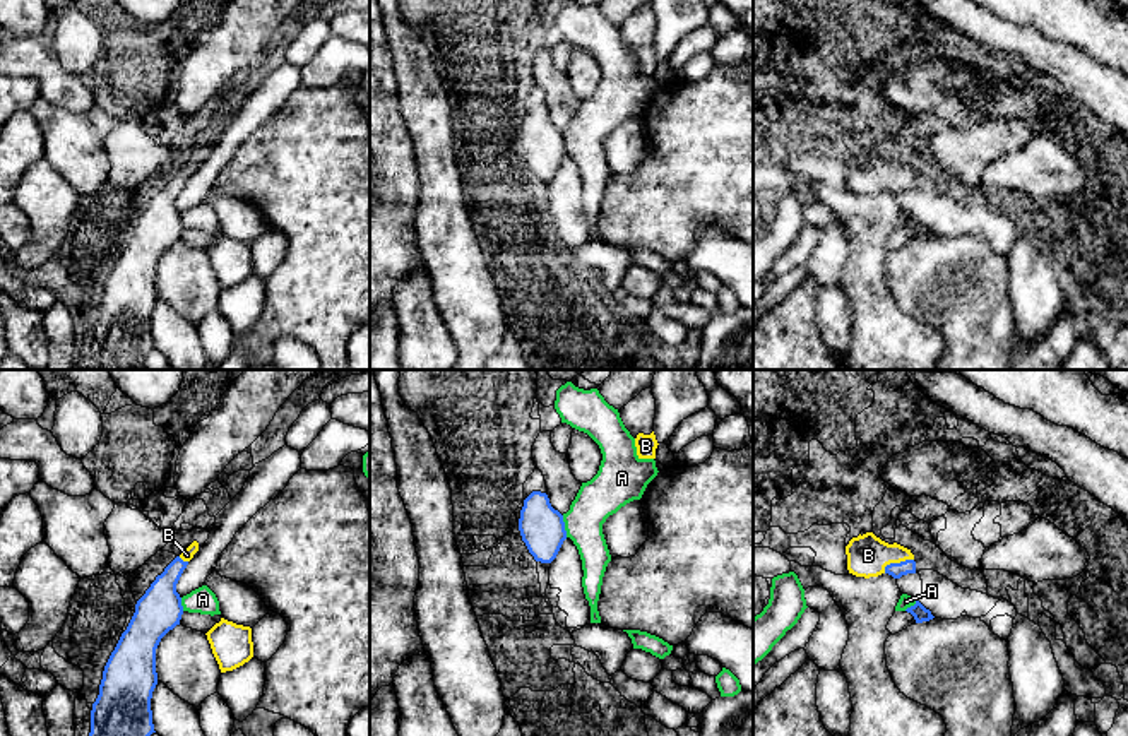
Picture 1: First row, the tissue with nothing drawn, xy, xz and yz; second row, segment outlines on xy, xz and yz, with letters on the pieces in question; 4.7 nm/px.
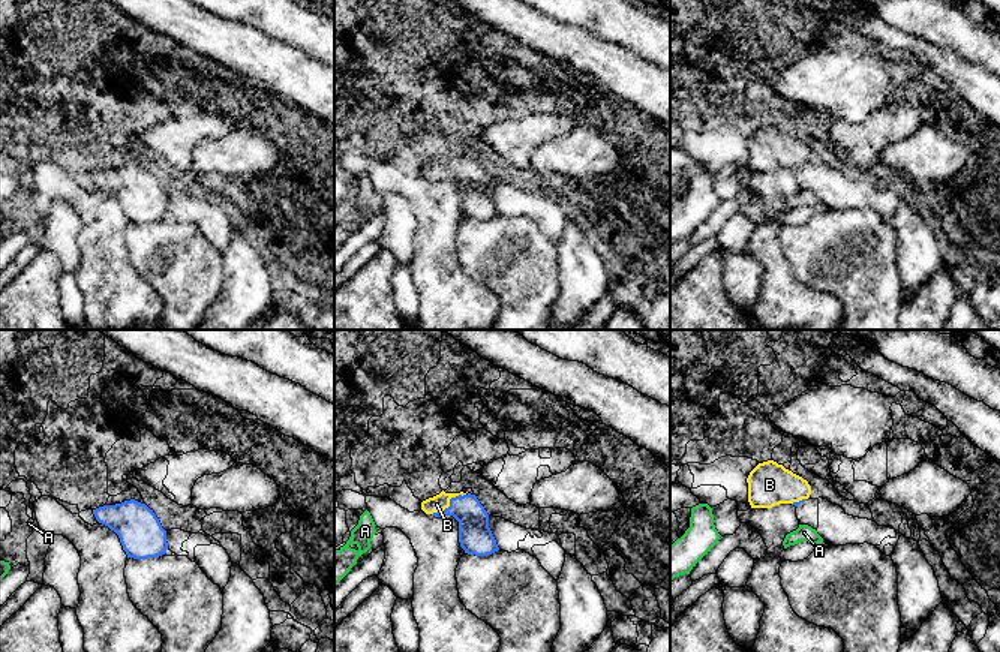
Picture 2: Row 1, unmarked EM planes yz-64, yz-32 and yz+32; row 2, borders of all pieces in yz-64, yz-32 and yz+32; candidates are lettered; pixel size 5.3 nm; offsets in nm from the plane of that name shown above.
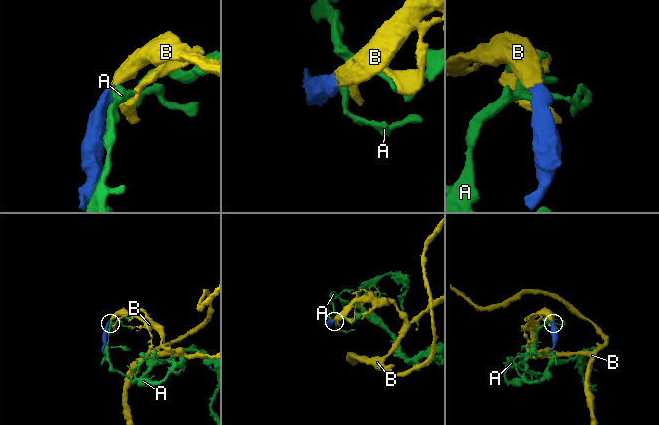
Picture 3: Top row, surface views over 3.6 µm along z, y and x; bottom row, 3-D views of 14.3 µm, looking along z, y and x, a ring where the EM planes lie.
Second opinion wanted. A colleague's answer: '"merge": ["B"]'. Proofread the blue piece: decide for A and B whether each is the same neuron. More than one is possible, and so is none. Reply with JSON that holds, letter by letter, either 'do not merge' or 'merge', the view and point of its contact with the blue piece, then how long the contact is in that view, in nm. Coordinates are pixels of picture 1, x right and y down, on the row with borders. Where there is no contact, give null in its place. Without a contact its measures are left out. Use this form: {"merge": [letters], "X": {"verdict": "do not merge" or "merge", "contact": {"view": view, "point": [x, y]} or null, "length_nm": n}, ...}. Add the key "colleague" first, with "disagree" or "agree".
{"colleague": "agree", "merge": ["B"], "A": {"verdict": "do not merge", "contact": {"view": "xz", "point": [564, 526]}, "length_nm": 110}, "B": {"verdict": "merge", "contact": {"view": "yz", "point": [896, 563]}, "length_nm": 160}}

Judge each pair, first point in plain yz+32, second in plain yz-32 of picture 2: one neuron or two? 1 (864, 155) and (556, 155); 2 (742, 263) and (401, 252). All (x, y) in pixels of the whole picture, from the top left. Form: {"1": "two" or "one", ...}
{"1": "two", "2": "two"}

